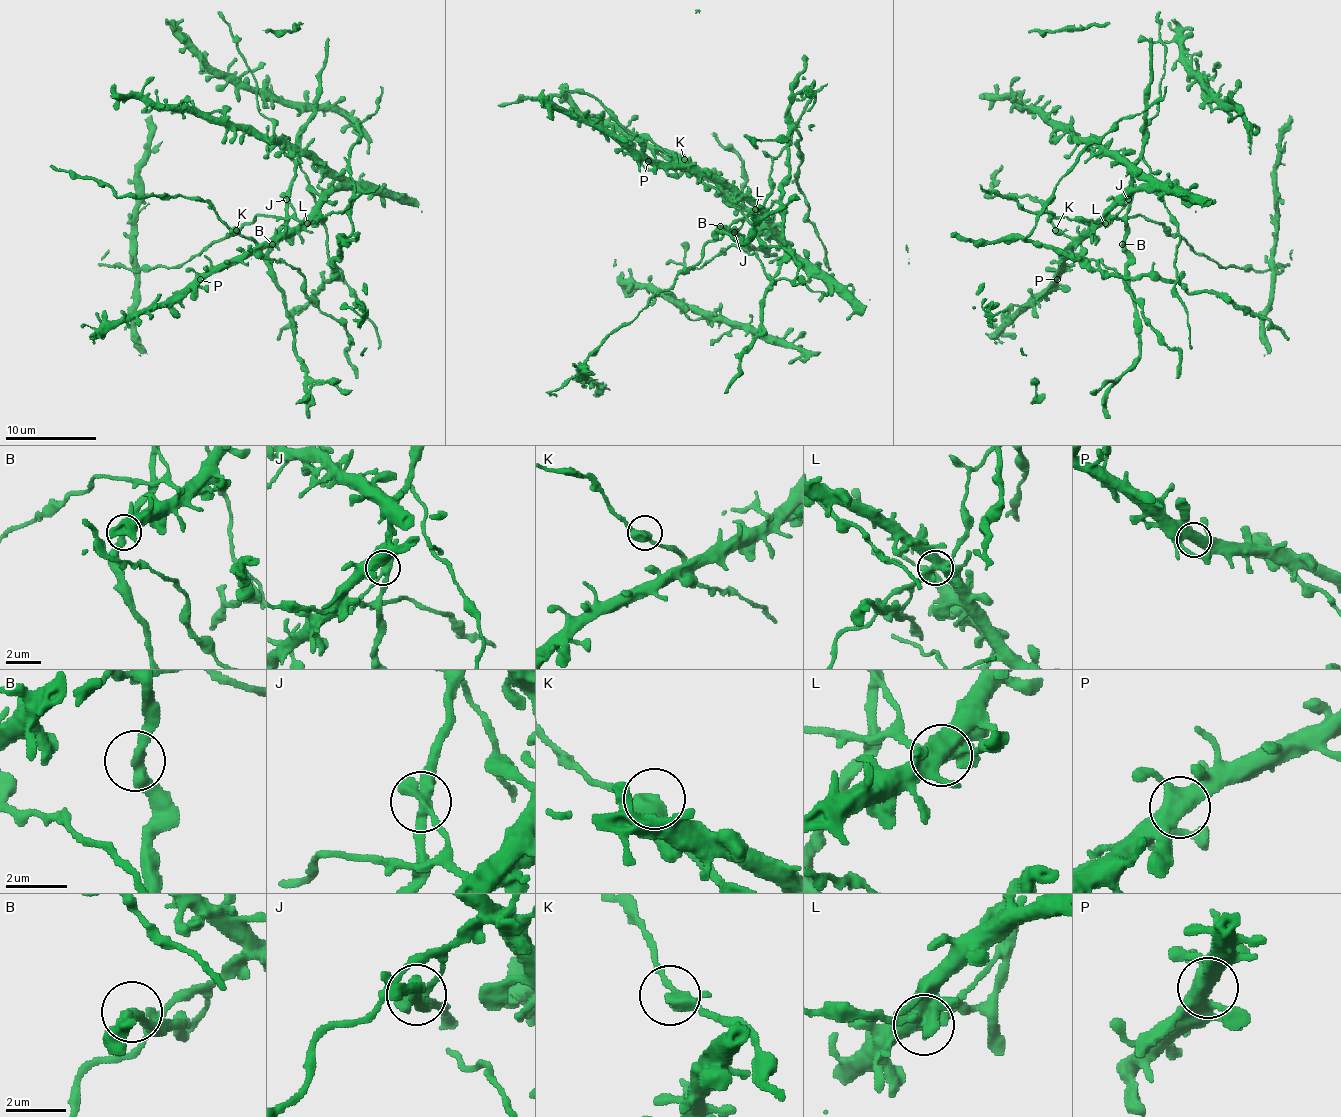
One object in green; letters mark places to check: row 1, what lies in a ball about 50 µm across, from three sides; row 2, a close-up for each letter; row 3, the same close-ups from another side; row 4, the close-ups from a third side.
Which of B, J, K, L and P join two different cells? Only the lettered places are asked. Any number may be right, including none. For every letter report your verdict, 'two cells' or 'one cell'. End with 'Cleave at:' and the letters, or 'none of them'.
B: one cell
J: two cells
K: one cell
L: two cells
P: one cell
Cleave at: J, L

